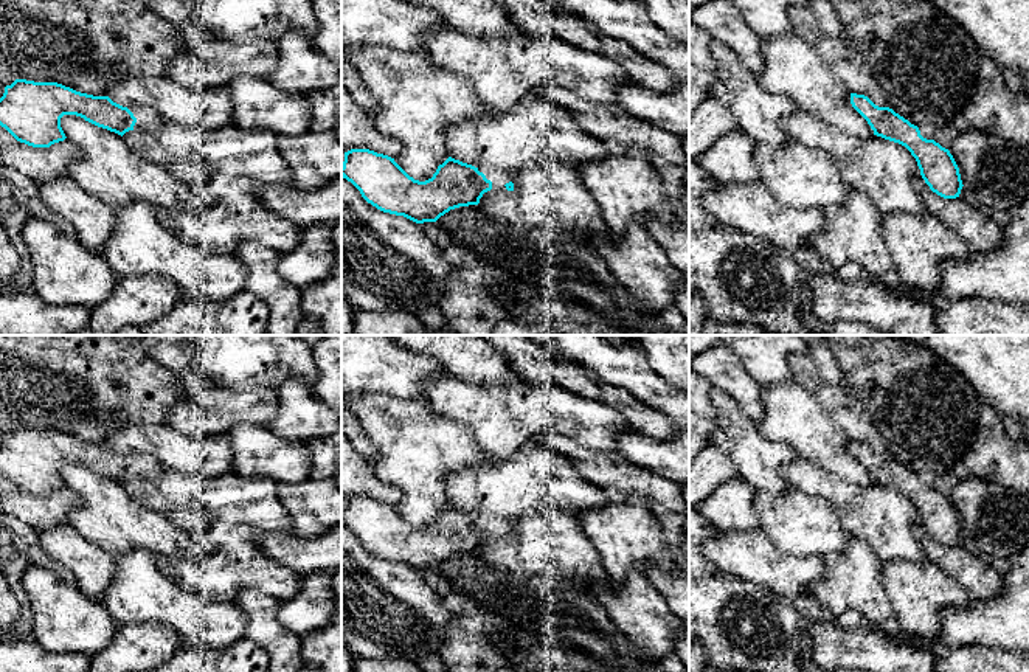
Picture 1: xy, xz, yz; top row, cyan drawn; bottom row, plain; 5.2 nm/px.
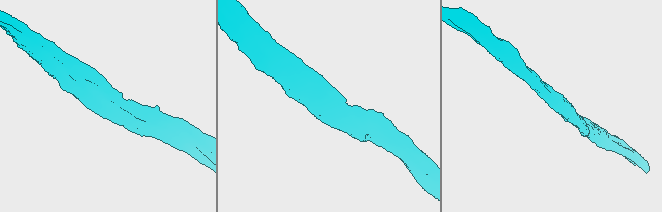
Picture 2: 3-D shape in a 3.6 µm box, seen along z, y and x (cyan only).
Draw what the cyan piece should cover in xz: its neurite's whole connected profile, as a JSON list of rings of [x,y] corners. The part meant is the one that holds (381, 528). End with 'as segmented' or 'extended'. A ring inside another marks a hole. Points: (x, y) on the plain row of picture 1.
[[[369,497],[345,500],[341,525],[377,557],[416,571],[436,570],[450,557],[478,552],[492,529],[478,515],[449,504],[425,529],[410,525],[394,506]]]; as segmented

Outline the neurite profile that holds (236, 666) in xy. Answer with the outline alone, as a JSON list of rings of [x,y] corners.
[[[248,638],[219,650],[180,647],[166,663],[149,672],[267,672],[265,650]]]

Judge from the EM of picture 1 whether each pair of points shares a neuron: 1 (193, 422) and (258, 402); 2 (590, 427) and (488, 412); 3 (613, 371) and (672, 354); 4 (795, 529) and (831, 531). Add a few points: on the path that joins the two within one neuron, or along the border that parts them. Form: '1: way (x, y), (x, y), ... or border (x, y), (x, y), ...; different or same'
1: way (208, 419), (222, 419), (242, 410); same
2: way (565, 412), (512, 412); same
3: border (643, 351), (647, 362), (672, 385); different
4: way (804, 529), (821, 531); same

